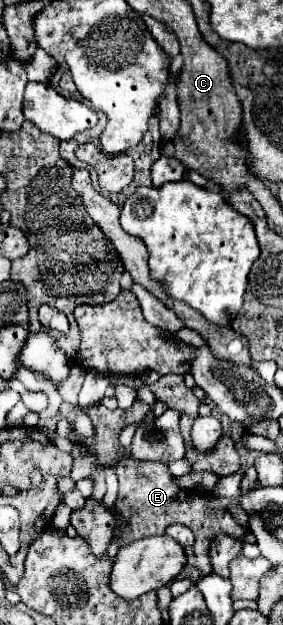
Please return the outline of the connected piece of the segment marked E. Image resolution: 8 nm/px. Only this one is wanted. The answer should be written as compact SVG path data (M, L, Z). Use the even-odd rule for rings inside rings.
M132 457L123 458L118 462L115 473L119 482L118 496L119 503L123 505L123 501L131 501L133 503L133 527L129 527L129 516L127 524L121 530L115 531L117 541L121 546L132 543L143 537L152 535L162 535L165 533L165 527L171 523L181 523L193 529L195 533L195 543L193 547L185 549L189 563L185 571L191 571L197 577L183 577L189 581L199 581L201 577L211 573L211 559L209 559L209 545L213 541L213 537L217 533L227 533L231 537L241 537L243 533L247 533L247 529L243 529L231 513L205 513L205 497L199 495L197 491L185 489L181 487L175 477L171 475L171 471L167 469L165 463L151 463L151 461L141 461ZM127 471L127 475L125 475Z

